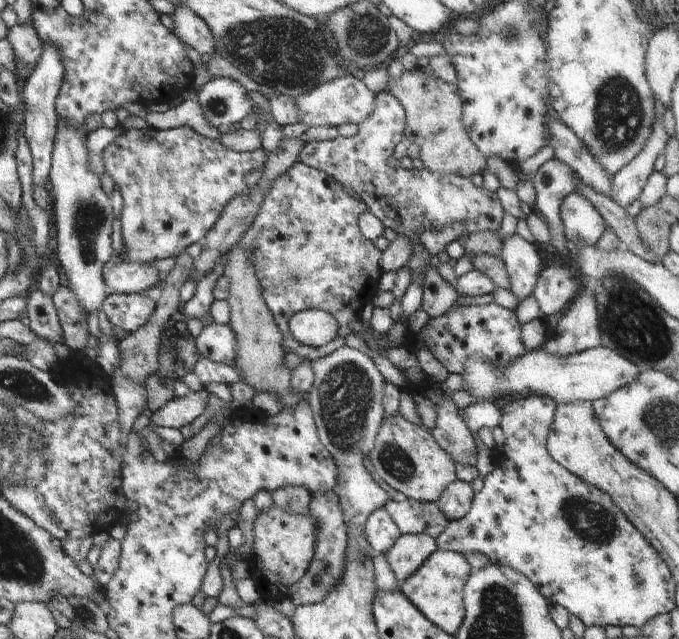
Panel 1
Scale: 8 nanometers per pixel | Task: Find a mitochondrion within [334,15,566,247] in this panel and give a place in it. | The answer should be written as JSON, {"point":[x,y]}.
{"point":[507,32]}

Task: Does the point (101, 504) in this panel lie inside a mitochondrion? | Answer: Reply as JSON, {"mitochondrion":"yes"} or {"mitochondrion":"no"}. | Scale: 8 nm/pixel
{"mitochondrion":"no"}

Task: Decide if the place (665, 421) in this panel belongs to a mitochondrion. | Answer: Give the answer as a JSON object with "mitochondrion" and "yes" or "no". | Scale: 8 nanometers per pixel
{"mitochondrion":"yes"}

